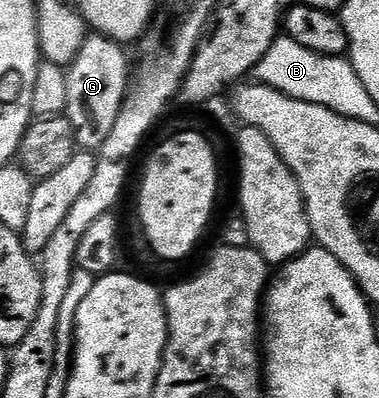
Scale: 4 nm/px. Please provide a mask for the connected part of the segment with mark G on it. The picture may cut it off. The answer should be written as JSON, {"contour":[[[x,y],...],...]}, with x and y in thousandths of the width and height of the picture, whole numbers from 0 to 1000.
{"contour":[[[264,85],[227,88],[219,116],[193,161],[177,171],[177,269],[169,289],[179,291],[187,317],[198,327],[206,364],[224,377],[261,377],[272,357],[303,327],[303,296],[314,296],[314,276],[330,254],[330,236],[346,209],[346,151],[330,143],[332,123],[309,103]]]}

